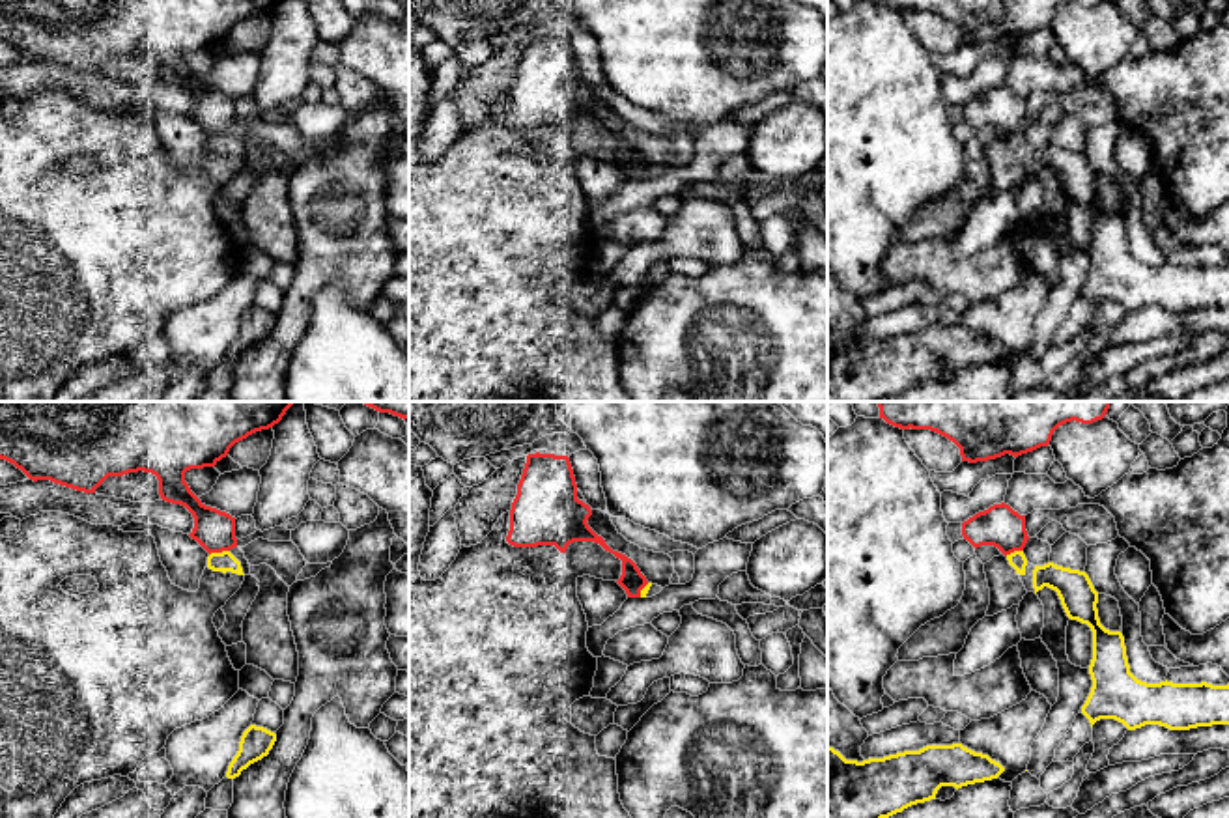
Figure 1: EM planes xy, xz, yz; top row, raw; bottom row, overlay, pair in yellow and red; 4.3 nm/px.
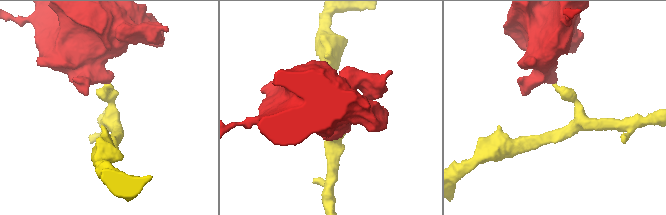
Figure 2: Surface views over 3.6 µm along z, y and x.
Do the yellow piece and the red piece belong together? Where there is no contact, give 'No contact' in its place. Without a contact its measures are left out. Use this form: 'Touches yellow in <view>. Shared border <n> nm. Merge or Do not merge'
Touches yellow in xy. Shared border 90 nm. Do not merge

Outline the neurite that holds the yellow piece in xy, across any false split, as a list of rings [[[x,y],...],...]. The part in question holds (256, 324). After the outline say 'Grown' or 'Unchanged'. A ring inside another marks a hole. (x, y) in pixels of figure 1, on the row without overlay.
[[[250,306],[241,317],[239,332],[230,344],[226,359],[228,360],[239,359],[241,353],[247,351],[250,346],[267,338],[275,323],[276,323],[275,314],[263,308]]]. Unchanged

